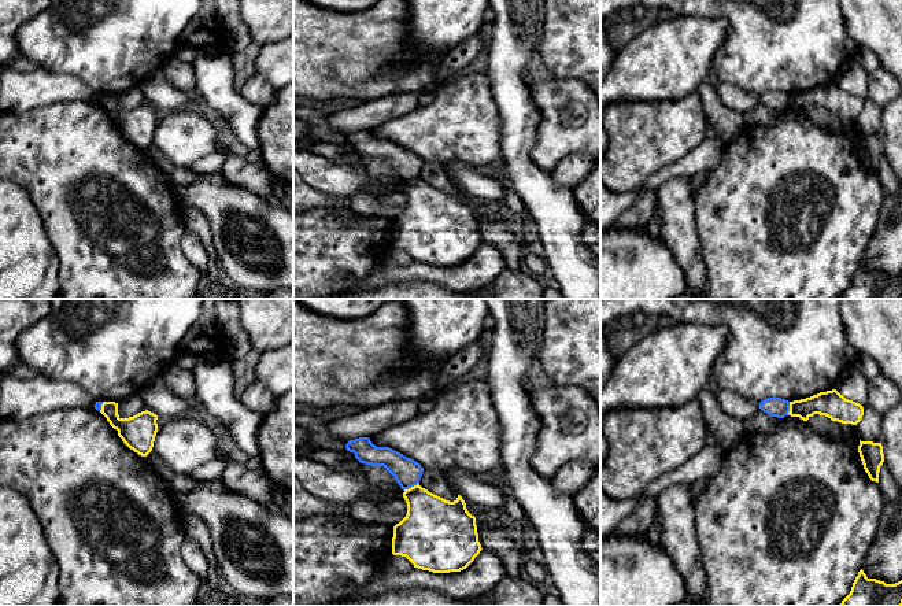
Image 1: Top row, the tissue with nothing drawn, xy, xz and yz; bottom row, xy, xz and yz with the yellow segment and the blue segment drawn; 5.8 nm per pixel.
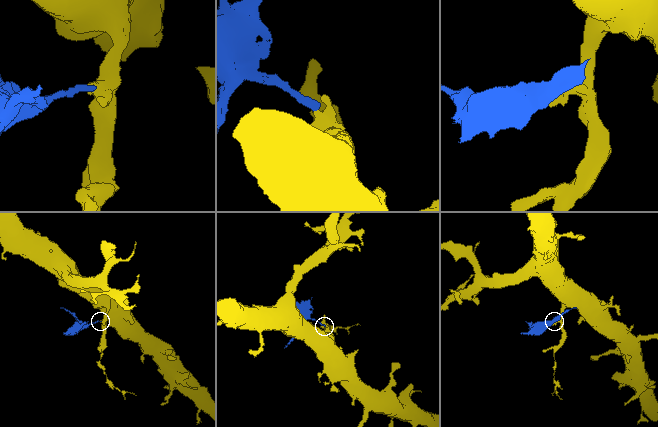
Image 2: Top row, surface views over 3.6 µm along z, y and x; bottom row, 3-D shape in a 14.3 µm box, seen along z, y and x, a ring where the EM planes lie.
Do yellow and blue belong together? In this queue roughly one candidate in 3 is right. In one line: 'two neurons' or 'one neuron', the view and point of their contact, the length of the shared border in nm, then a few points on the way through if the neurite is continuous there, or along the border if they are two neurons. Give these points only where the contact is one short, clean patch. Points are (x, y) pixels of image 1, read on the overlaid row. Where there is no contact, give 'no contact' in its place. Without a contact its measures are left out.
two neurons; contact xz (411, 487); length 100 nm; border xz (418, 483), (403, 490)

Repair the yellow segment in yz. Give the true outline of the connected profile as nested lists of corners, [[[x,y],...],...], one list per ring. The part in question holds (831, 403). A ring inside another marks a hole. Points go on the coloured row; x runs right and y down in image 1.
[[[836,389],[790,402],[788,415],[807,421],[814,414],[825,415],[842,424],[857,425],[864,415],[864,407],[846,399]]]

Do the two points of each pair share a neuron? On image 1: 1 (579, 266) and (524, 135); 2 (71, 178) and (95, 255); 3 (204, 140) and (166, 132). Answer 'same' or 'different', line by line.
1: same
2: same
3: same

